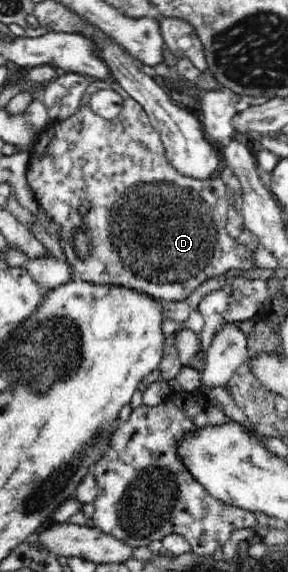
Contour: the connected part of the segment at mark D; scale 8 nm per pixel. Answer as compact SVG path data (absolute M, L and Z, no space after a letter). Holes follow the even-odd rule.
M97 79L97 81L91 82L89 87L84 91L84 96L81 98L79 107L75 110L75 113L65 119L51 121L48 125L48 132L40 137L40 143L35 148L31 160L28 161L25 180L27 180L27 186L31 188L37 204L43 210L43 214L49 218L51 224L57 226L57 243L63 252L63 257L65 257L64 263L70 267L70 276L73 280L83 280L101 285L125 286L149 294L149 296L159 301L174 302L175 300L185 300L191 291L197 289L201 283L211 276L220 273L226 274L233 269L249 269L252 267L253 256L249 254L245 246L239 246L237 240L233 239L228 231L226 231L229 203L227 203L227 187L223 179L217 177L216 179L198 180L179 173L166 158L164 145L162 144L159 132L150 124L150 119L147 117L145 110L117 82L108 79ZM101 89L112 89L124 99L121 113L115 119L111 119L111 121L107 121L99 117L96 113L93 113L93 110L88 104L90 95ZM86 201L87 214L89 215L86 215L84 218L84 215L82 215L82 206ZM81 225L87 225L91 229L92 241L94 242L91 256L87 259L87 262L79 260L75 256L75 252L73 252L73 246L71 246L71 232L75 230L75 227L81 227Z

